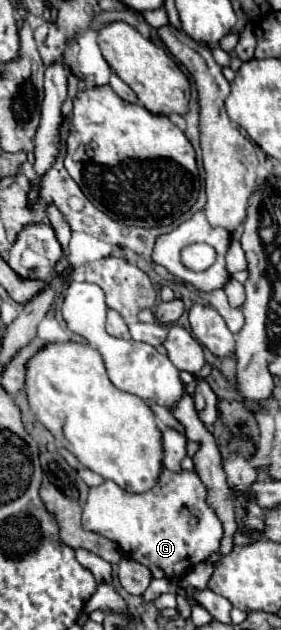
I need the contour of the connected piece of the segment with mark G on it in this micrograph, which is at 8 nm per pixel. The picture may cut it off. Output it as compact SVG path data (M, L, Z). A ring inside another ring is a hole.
M164 468L156 486L144 494L130 494L106 480L102 486L90 488L88 502L82 514L82 526L88 532L110 538L120 550L148 566L154 578L182 578L190 568L214 554L222 540L222 524L214 510L206 504L206 486L196 472L170 472ZM188 508L198 516L196 526L180 520L180 510Z

